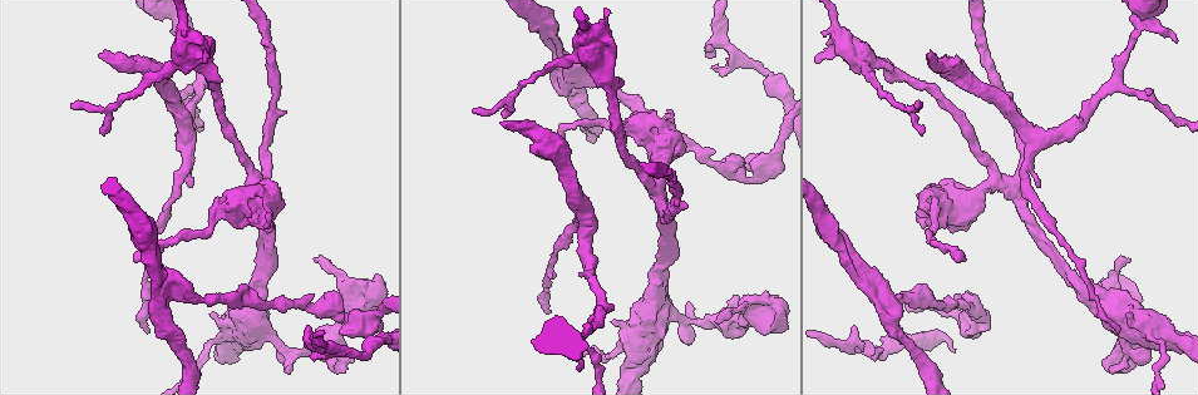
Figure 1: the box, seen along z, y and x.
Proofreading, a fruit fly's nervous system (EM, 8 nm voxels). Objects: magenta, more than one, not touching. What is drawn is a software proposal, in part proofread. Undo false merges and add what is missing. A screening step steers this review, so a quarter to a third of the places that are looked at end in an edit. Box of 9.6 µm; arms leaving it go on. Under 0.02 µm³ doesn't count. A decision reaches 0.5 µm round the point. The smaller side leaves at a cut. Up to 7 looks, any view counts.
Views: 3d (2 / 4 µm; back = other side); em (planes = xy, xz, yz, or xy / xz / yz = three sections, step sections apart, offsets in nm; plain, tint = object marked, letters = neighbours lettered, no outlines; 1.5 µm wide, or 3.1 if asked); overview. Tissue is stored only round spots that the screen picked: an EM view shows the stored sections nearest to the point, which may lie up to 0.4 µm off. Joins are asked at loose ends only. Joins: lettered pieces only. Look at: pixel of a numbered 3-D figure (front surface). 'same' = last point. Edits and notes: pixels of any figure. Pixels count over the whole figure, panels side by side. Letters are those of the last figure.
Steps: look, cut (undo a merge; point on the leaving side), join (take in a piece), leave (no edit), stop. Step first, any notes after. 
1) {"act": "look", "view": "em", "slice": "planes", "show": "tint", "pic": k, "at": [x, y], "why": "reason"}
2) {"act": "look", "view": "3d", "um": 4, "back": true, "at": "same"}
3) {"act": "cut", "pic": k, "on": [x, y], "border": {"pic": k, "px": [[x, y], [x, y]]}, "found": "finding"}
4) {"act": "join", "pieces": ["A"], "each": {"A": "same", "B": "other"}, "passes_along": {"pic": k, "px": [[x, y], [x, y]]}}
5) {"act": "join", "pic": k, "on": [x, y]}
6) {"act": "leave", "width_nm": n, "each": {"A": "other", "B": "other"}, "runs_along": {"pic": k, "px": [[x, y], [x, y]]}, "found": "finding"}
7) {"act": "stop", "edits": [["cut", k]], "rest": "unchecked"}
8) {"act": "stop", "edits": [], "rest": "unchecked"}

{"act": "look", "view": "3d", "um": 2, "back": true, "pic": 1, "at": [311, 354]}

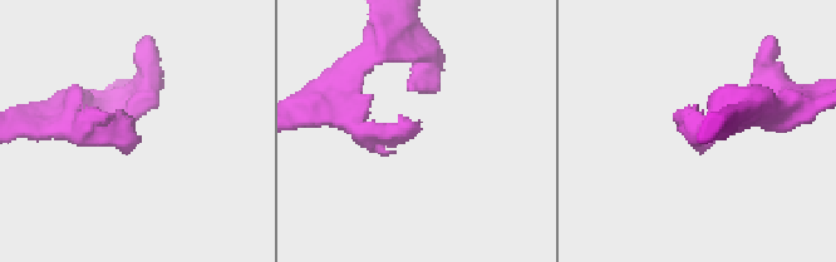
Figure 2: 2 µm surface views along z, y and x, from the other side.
{"act": "look", "view": "em", "slice": "planes", "show": "letters", "pic": 2, "at": [138, 143], "why": "now the EM"}

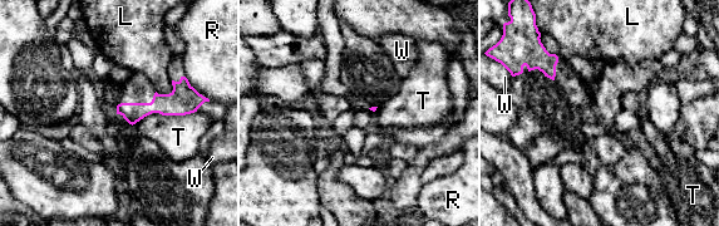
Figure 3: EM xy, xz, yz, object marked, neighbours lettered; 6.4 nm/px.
{"act": "leave", "each": {"L": "other", "R": "other", "T": "other", "W": "other"}, "border": {"pic": 3, "px": [[196, 111], [149, 113], [132, 124]]}, "found": "none of them fits"}

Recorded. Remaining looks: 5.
{"act": "look", "view": "em", "slice": "planes", "show": "letters", "pic": 1, "at": [988, 318], "why": "a narrow waist"}

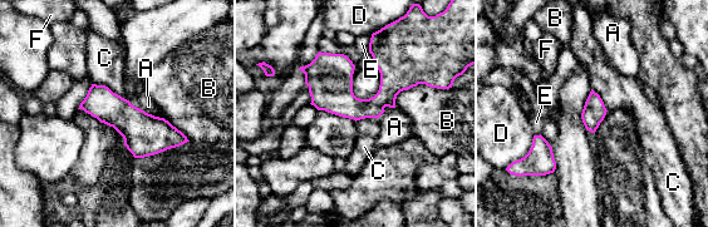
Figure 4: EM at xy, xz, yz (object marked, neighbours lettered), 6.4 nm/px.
{"act": "leave", "longest_contact_nm": ["B", 320], "each": {"A": "other", "B": "other", "C": "other", "D": "other", "E": "other", "F": "other"}, "border": {"pic": 4, "px": [[93, 83], [107, 85], [128, 100]]}, "found": "one neuron here"}

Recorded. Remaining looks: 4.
{"act": "look", "view": "3d", "um": 2, "pic": 1, "at": [1131, 260], "why": "tapers out"}

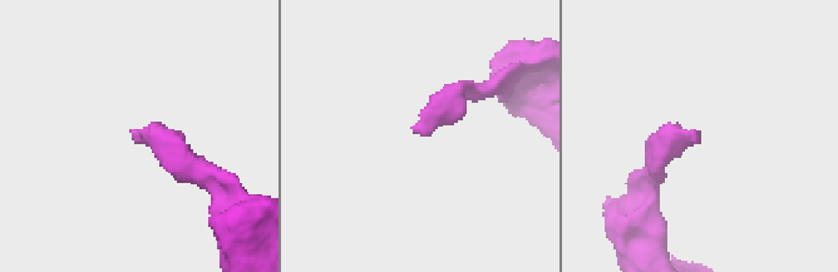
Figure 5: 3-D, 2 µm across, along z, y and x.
{"act": "look", "view": "em", "slice": "xz", "step": 4, "show": "letters", "pic": 5, "at": [417, 133]}

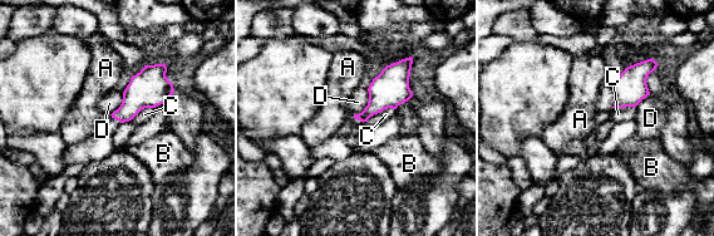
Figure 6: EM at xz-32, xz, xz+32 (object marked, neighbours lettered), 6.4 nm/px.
{"act": "look", "view": "em", "slice": "planes", "show": "letters", "at": "same"}

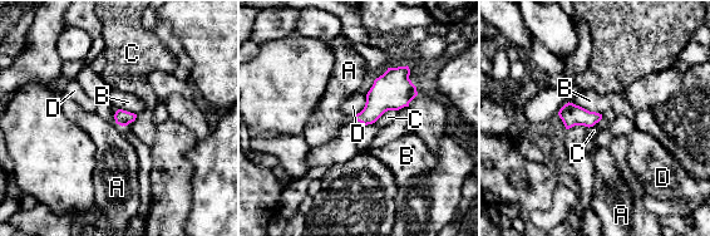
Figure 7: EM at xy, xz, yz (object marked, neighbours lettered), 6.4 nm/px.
{"act": "leave", "longest_contact_nm": ["B", 240], "each": {"A": "other", "B": "other", "C": "other", "D": "other"}, "border": {"pic": 7, "px": [[366, 94], [364, 107], [354, 117]]}, "found": "no lettered piece goes on from it"}

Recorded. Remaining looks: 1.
{"act": "stop", "edits": [], "rest": "unchecked"}

